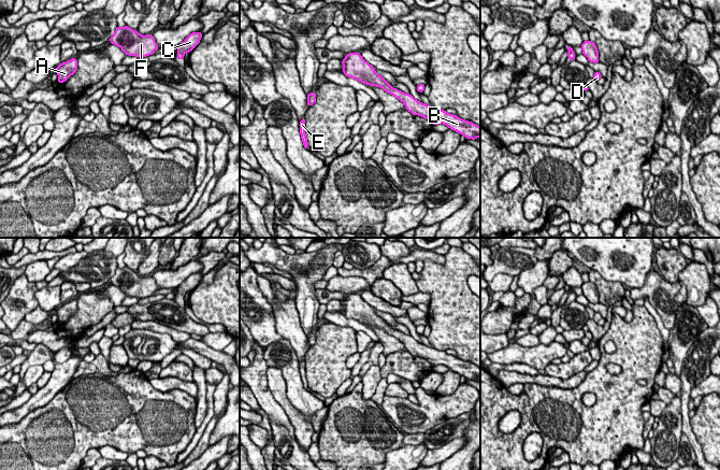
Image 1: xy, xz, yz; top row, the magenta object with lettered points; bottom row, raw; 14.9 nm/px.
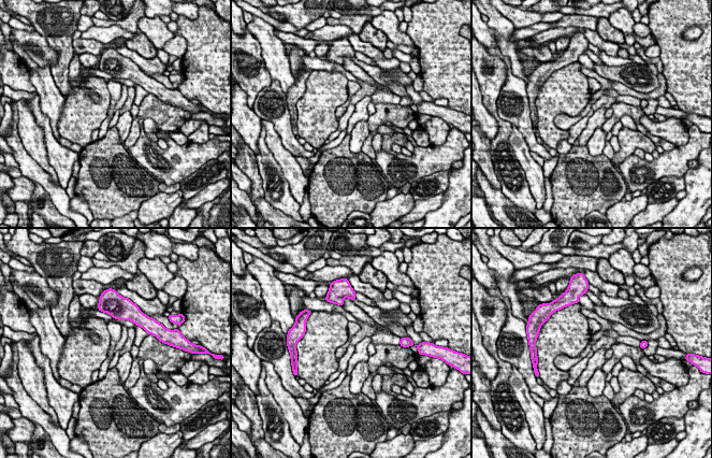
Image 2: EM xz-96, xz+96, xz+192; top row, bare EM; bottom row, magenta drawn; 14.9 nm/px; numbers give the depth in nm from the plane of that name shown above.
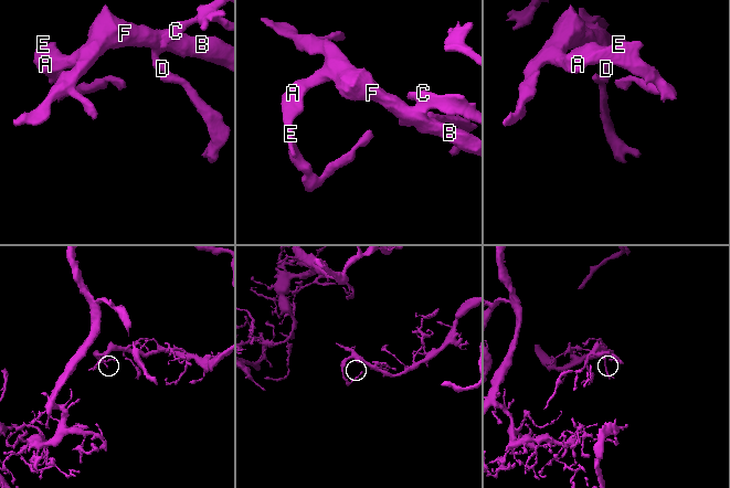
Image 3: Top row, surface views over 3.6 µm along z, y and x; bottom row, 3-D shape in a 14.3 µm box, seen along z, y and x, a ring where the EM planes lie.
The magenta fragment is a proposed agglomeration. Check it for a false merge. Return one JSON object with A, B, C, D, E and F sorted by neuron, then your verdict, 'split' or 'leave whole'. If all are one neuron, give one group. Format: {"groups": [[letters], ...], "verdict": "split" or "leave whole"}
{"groups": [["A", "B", "C", "D", "E", "F"]], "verdict": "leave whole"}

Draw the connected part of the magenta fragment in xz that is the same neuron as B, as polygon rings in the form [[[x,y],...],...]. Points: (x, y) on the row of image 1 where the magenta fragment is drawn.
[[[357,52],[349,53],[342,60],[342,63],[342,71],[346,76],[356,79],[366,85],[381,87],[385,91],[402,101],[406,110],[413,115],[424,117],[433,125],[444,124],[466,139],[476,140],[480,138],[480,127],[478,125],[461,119],[457,115],[449,114],[444,110],[419,102],[411,94],[404,94],[391,87],[383,76],[376,73],[374,67],[362,58],[361,54]]]

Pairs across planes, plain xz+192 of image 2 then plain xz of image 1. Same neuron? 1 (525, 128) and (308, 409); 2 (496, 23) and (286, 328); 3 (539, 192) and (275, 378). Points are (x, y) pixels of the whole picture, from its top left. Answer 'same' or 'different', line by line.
1: same
2: same
3: same

